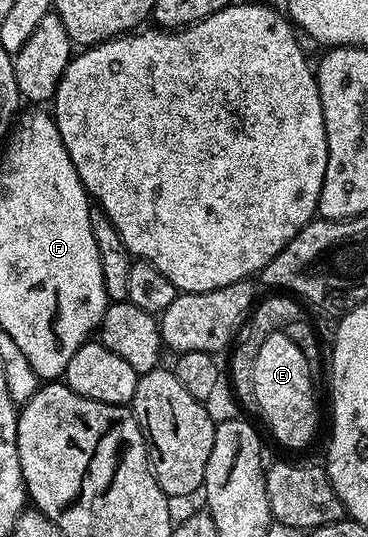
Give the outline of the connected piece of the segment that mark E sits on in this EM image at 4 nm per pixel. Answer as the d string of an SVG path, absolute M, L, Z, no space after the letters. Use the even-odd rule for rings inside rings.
M278 331L269 336L259 347L259 355L255 355L255 399L260 416L265 416L273 437L281 445L289 449L301 449L317 433L317 397L313 394L315 378L307 367L307 359L303 359L303 351L291 343L284 331Z

